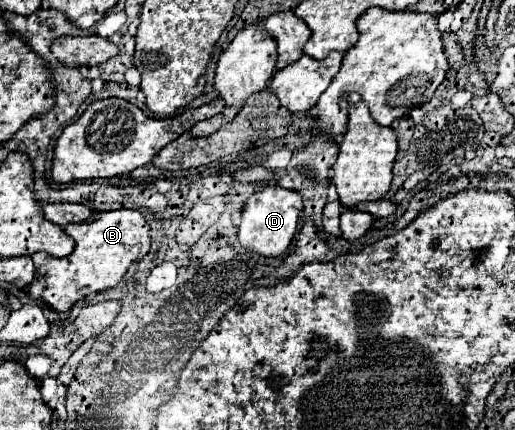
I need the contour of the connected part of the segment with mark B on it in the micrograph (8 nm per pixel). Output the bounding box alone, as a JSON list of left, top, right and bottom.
[29,211,149,313]

